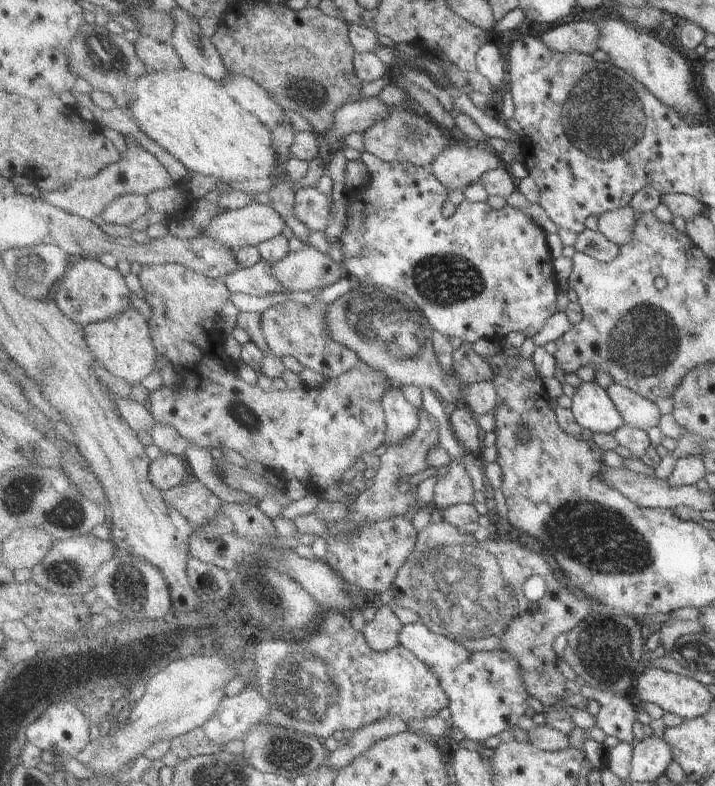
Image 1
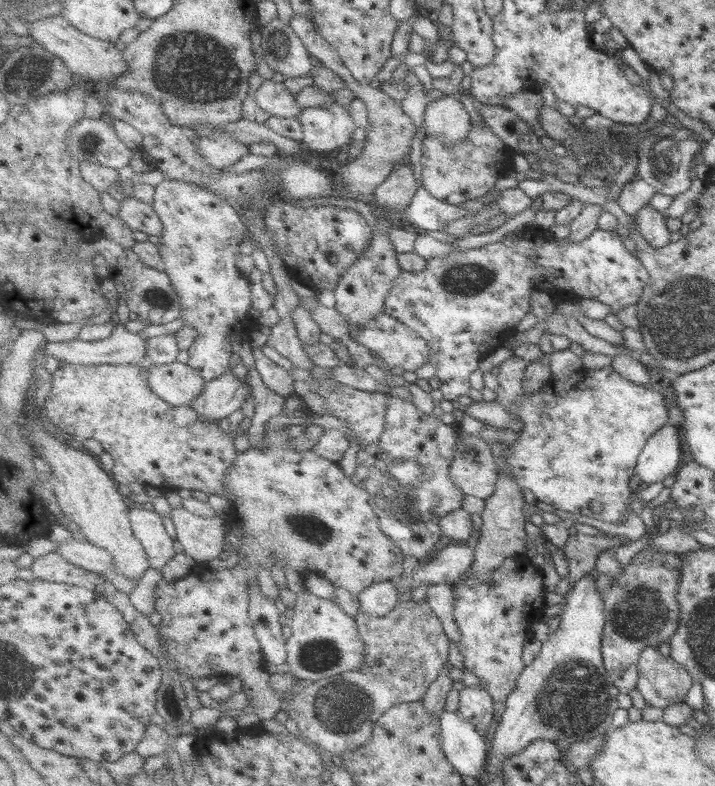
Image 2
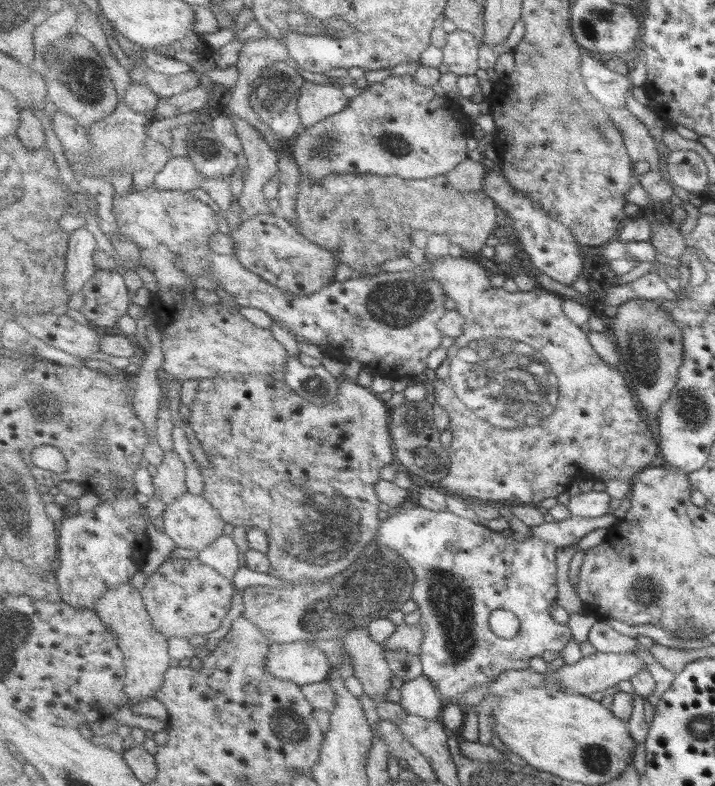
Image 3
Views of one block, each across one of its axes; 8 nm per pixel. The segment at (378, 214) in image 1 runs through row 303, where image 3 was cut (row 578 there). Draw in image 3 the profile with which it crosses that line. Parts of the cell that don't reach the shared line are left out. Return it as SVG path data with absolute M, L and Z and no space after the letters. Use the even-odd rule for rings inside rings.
M419 505L415 508L401 509L398 513L382 520L380 533L374 549L390 548L404 556L410 566L416 570L414 601L422 613L420 621L425 629L421 660L425 675L436 685L444 698L465 696L477 688L497 680L506 670L530 669L530 660L542 657L546 652L561 653L572 640L573 631L554 620L550 608L557 605L558 600L558 548L575 547L578 542L598 528L610 528L622 523L614 514L606 514L598 518L572 517L559 522L544 523L535 528L534 534L524 541L504 536L502 531L492 530L482 523L462 518L449 509L436 511ZM496 610L510 610L522 622L519 637L501 638L491 628L491 617Z

